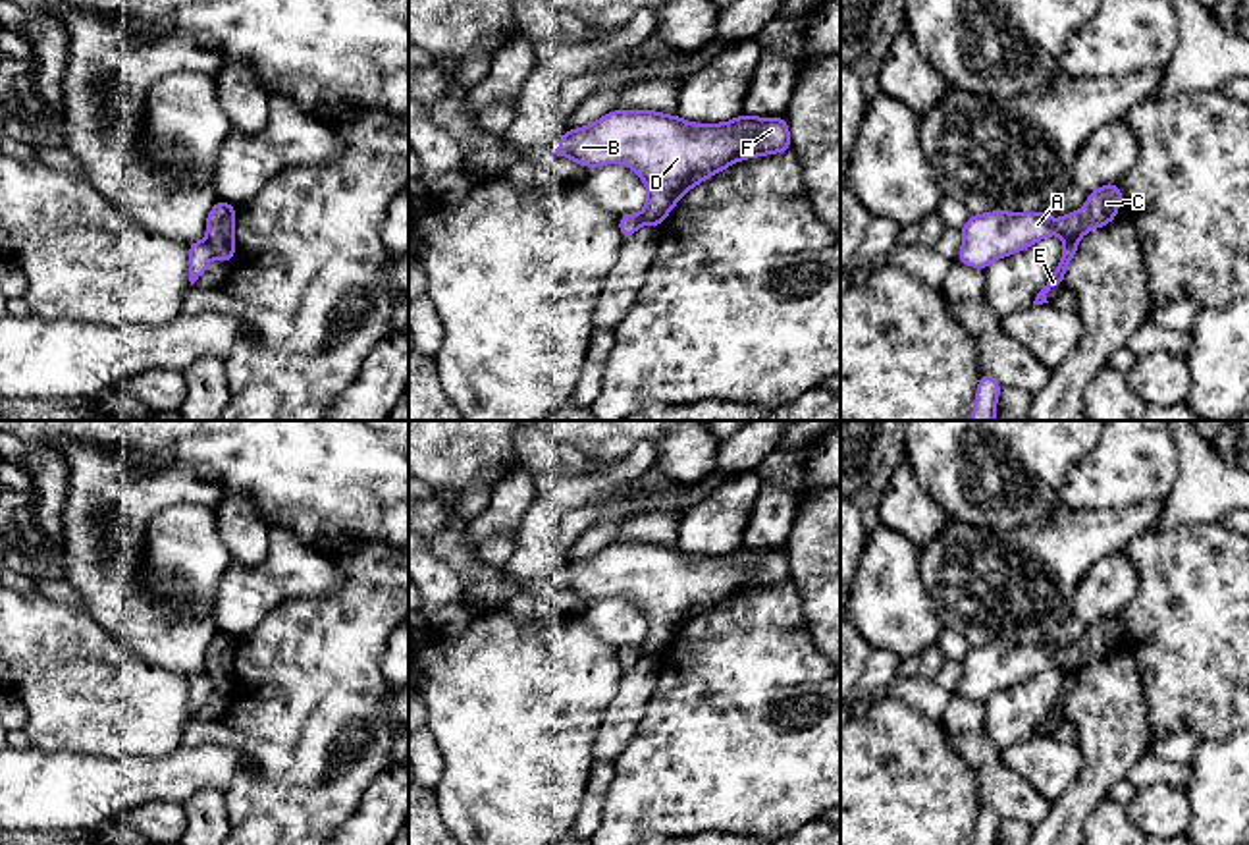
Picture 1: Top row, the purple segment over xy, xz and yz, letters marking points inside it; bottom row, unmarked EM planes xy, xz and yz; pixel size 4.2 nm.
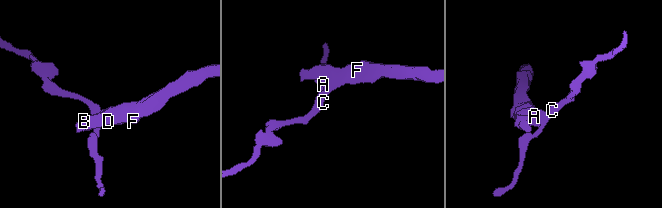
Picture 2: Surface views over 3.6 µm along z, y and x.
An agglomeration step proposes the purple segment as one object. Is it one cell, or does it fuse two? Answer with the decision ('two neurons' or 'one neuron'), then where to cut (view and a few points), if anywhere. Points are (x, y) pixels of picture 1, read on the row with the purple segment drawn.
two neurons | yz (1080, 211), (1084, 232)

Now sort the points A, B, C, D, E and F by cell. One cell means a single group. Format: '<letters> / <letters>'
A B D F / C E

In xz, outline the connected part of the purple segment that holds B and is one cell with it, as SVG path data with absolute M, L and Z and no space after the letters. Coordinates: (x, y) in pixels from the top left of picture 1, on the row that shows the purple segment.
M613 110L598 122L567 129L557 149L551 152L574 160L586 168L603 164L624 164L632 168L648 189L642 222L659 228L686 191L736 164L792 150L786 118L756 118L742 114L723 123L692 123L680 116L655 110Z

